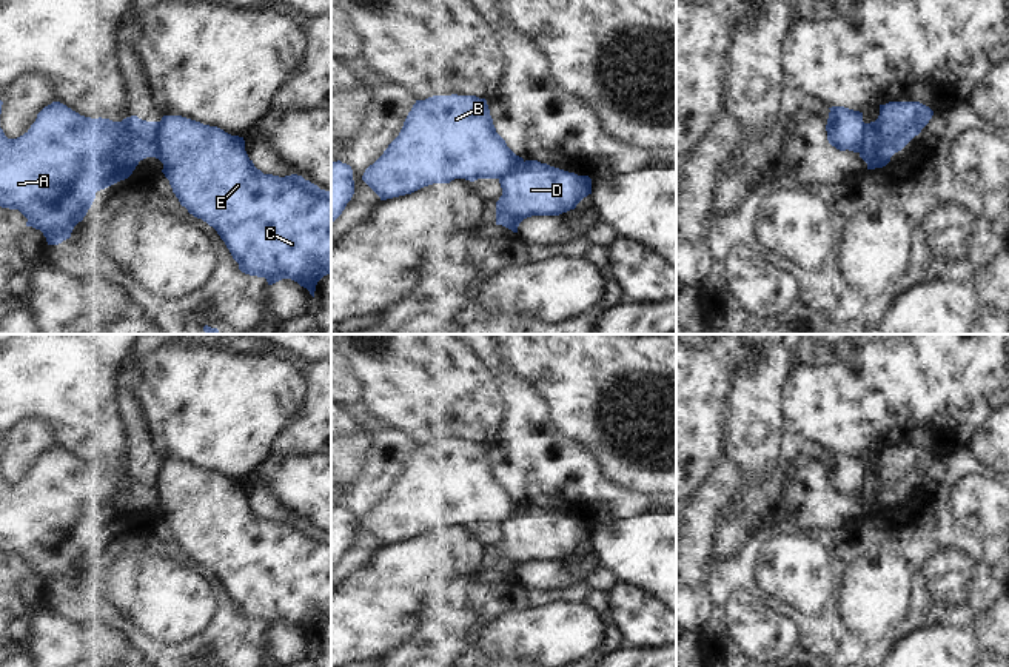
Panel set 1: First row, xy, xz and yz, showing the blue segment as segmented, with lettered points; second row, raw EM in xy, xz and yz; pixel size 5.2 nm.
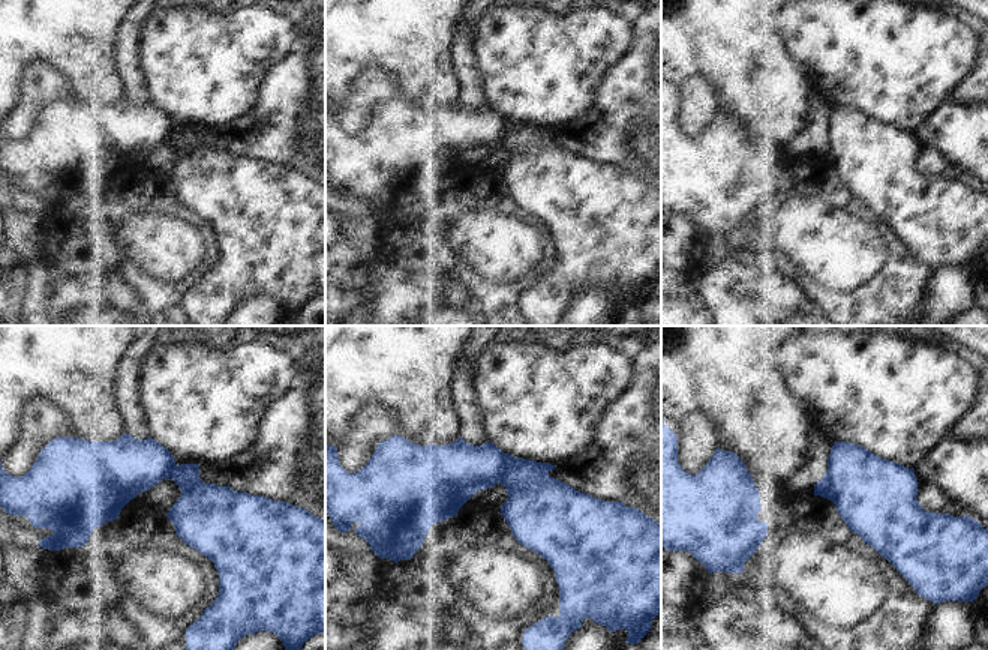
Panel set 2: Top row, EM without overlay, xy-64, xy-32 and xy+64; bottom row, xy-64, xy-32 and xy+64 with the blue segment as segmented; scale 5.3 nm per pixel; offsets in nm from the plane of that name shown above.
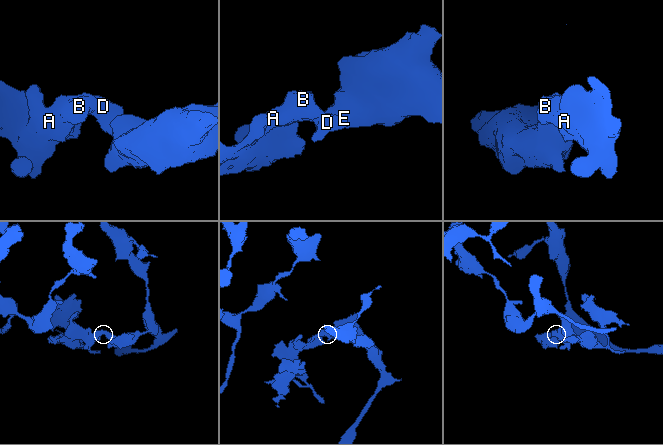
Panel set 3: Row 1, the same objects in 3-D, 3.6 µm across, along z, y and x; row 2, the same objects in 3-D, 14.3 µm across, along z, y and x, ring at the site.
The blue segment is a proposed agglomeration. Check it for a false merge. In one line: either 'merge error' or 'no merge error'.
merge error

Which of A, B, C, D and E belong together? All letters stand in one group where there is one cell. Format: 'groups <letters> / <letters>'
groups A B / C D E

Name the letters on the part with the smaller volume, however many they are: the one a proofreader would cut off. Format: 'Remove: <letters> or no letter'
Remove: A, B.

